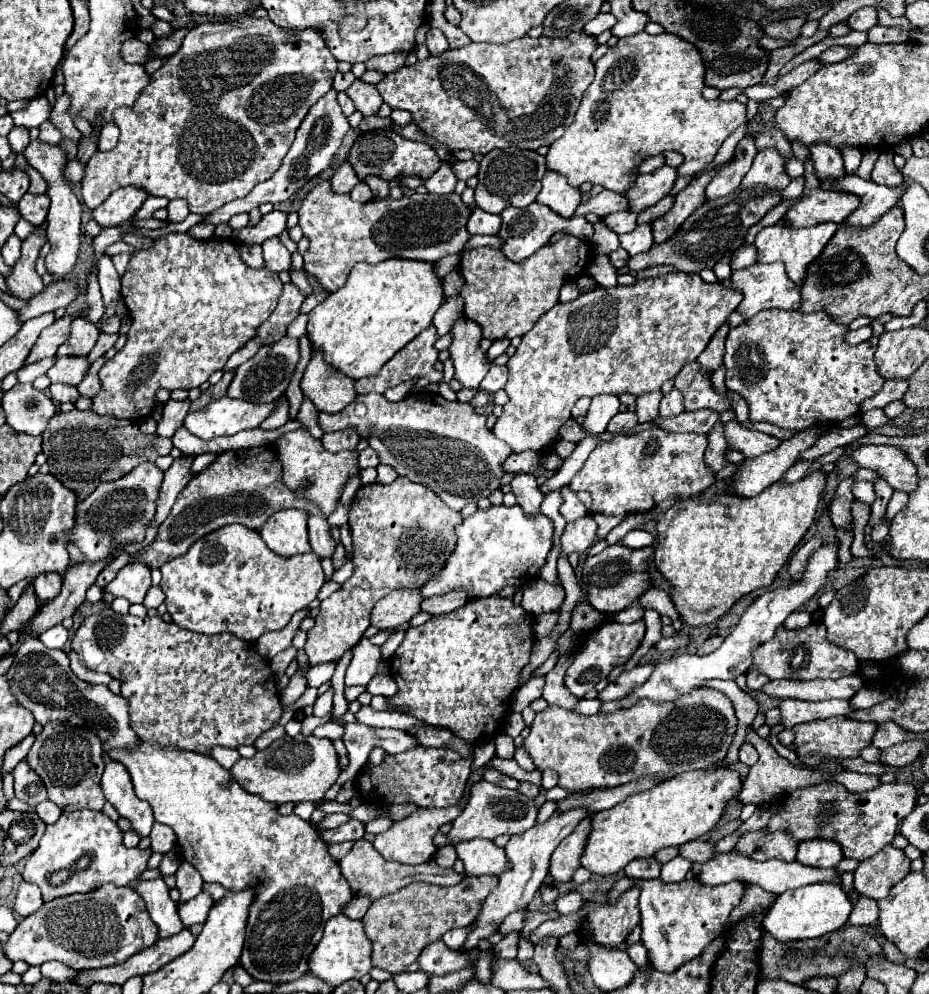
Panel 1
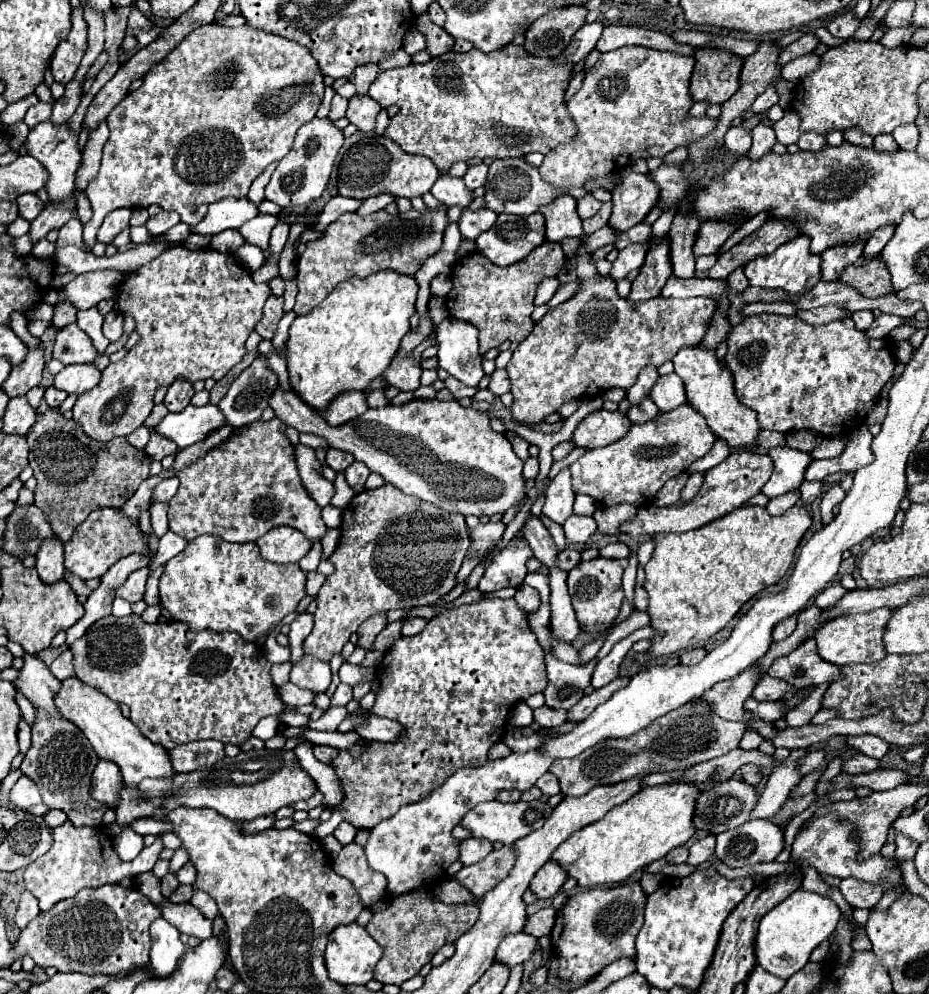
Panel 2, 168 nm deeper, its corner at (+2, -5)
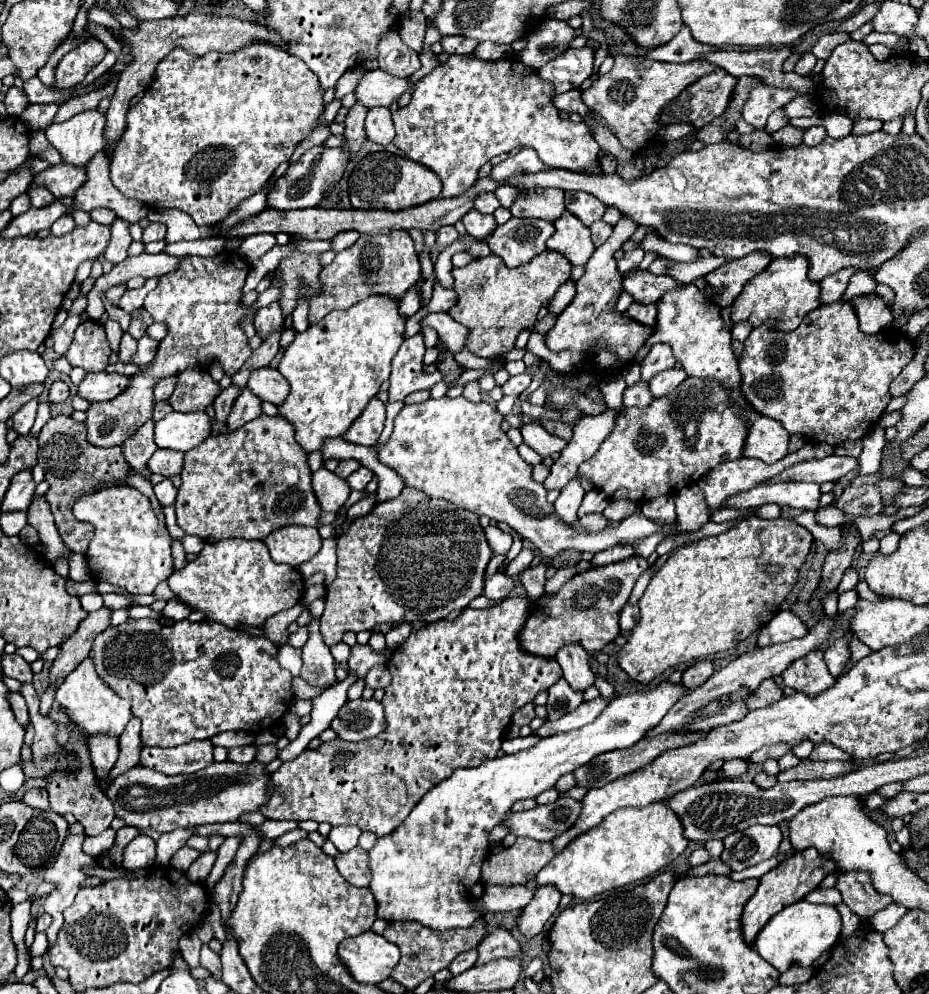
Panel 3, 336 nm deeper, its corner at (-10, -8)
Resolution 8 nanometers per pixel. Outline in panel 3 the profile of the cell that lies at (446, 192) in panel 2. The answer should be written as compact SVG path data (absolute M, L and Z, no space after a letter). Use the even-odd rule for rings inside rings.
M483 193L483 195L477 195L475 197L475 209L479 213L493 213L499 207L501 207L501 203L495 197L495 193Z

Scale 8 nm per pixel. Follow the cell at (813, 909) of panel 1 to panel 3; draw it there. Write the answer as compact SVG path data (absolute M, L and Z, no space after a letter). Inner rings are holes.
M803 899L793 905L787 905L767 921L755 937L753 949L777 971L785 973L791 965L809 967L821 953L829 951L837 943L839 933L841 917L833 905L813 905Z

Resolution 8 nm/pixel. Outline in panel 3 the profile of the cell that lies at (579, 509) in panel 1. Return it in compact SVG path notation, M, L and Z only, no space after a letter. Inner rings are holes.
M577 479L569 481L561 489L561 495L555 501L555 509L557 509L559 517L565 523L569 523L569 525L575 525L577 523L577 509L579 509L579 505L583 501L583 495L585 495L585 491L583 491L583 487L579 485Z

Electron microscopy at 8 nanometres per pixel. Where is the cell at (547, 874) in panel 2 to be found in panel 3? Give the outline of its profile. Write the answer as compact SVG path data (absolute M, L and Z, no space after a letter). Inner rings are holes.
M537 887L531 903L517 917L517 929L525 937L535 937L545 929L545 923L557 911L561 893L555 887Z

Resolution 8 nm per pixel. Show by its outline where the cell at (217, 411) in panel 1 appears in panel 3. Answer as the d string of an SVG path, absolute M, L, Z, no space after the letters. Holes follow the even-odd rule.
M169 413L155 423L155 443L161 449L189 451L211 435L207 413Z

